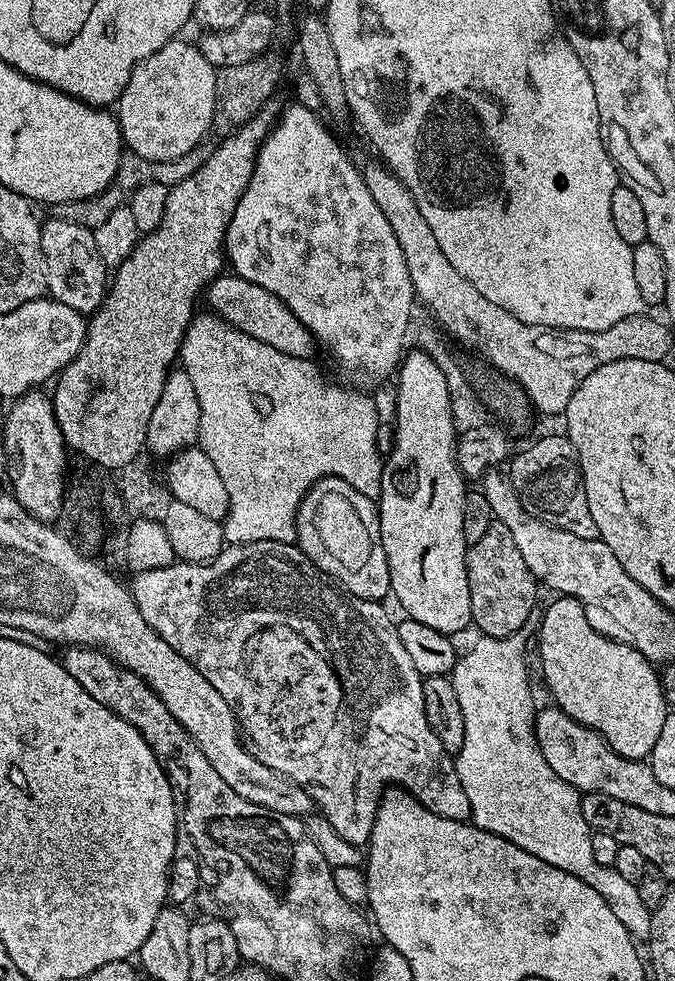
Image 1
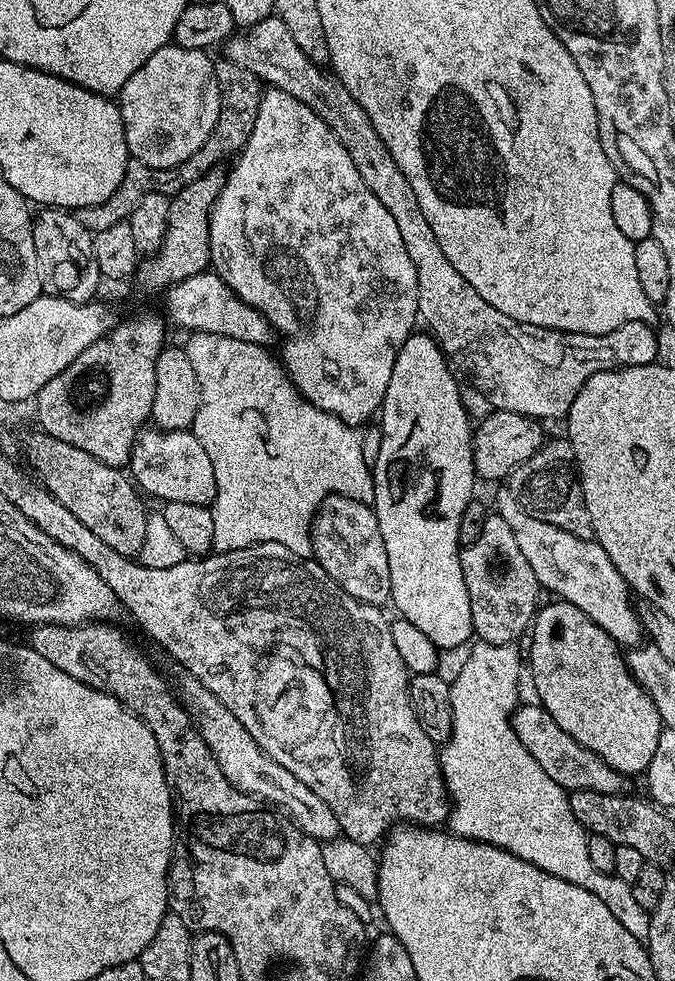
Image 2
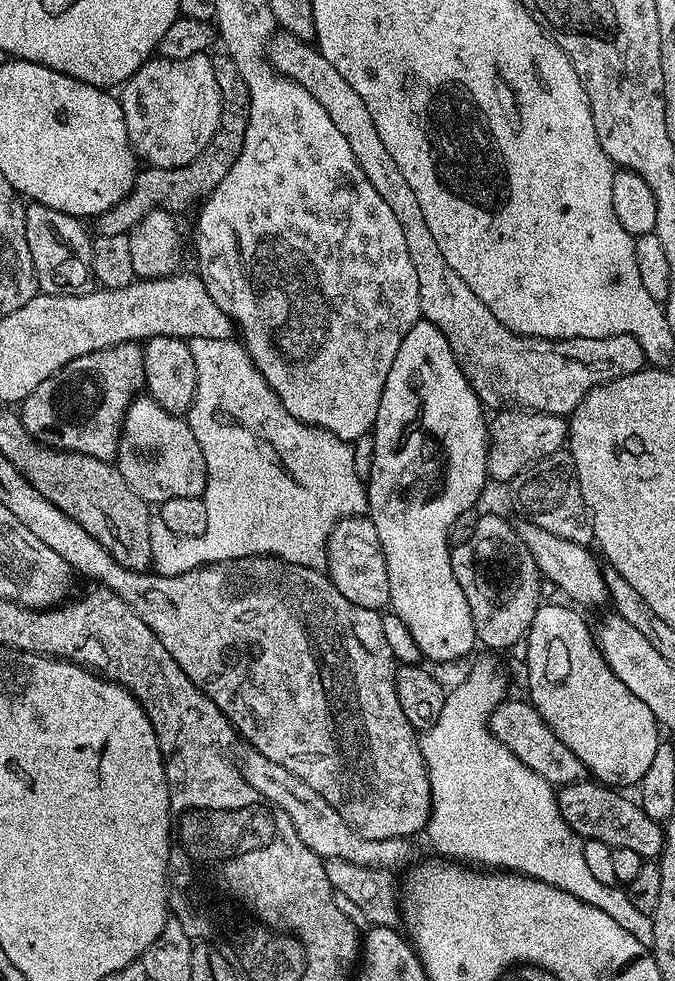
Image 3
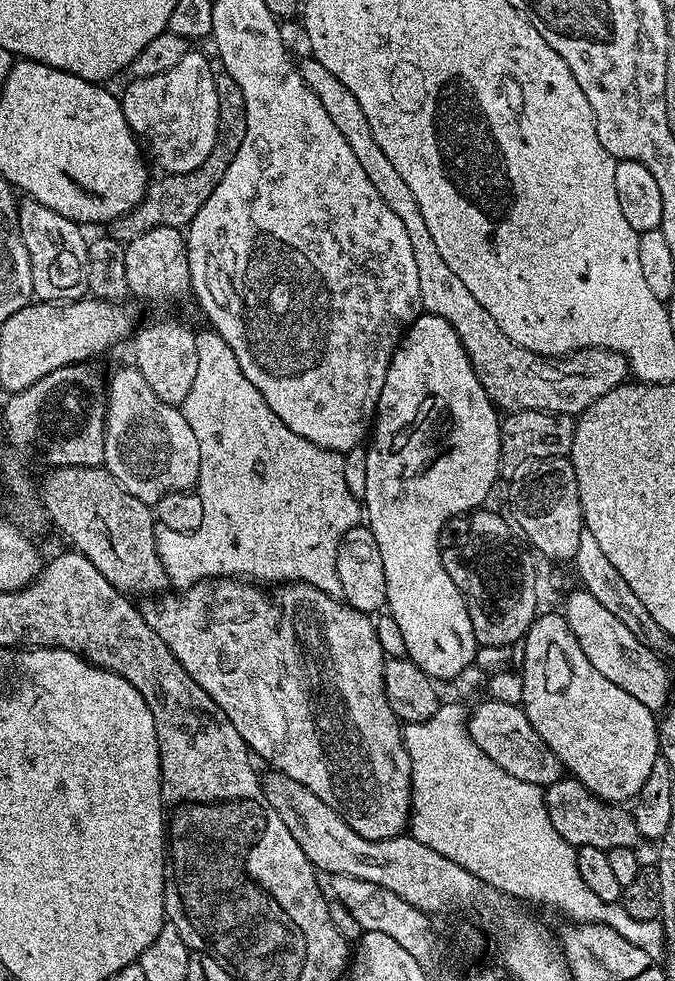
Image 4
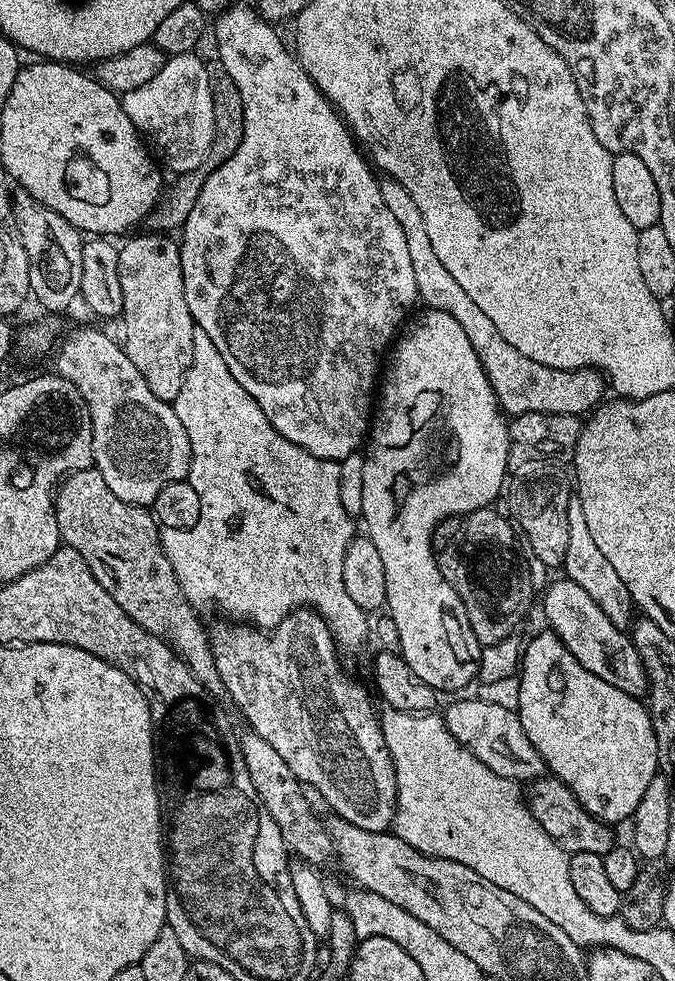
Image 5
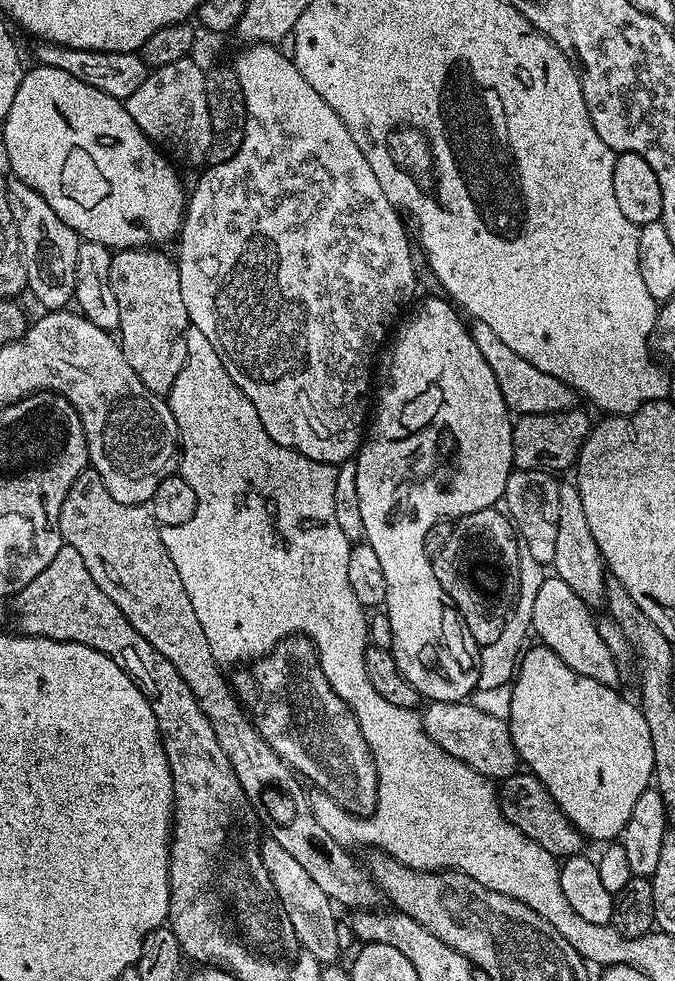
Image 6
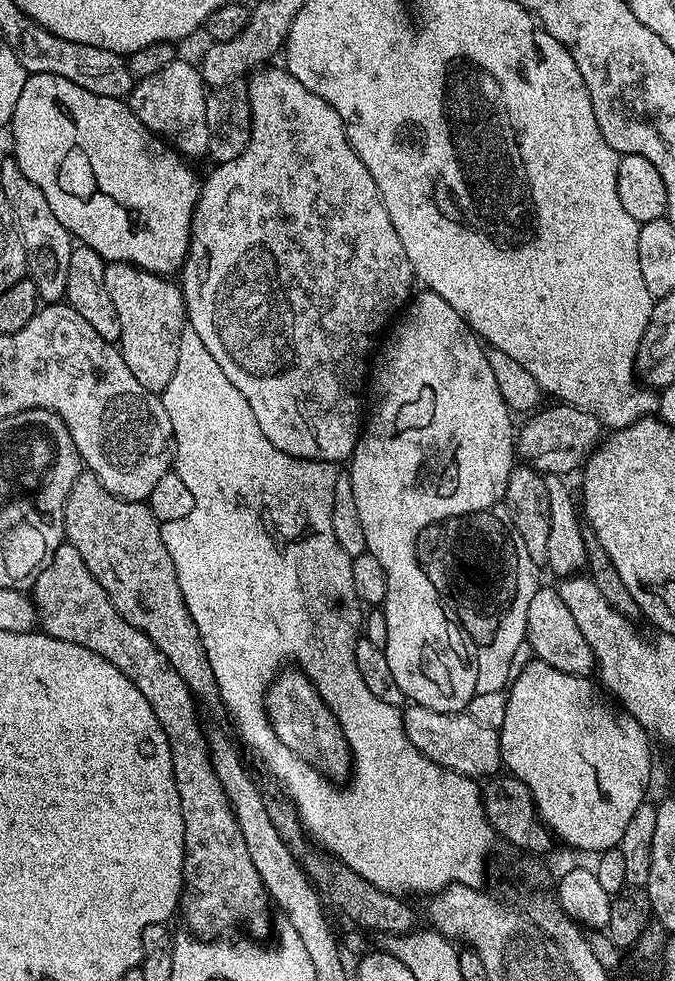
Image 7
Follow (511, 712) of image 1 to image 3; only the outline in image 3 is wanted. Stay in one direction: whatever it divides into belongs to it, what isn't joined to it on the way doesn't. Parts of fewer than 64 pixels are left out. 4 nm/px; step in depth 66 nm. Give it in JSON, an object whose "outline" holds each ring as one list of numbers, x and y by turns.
{"outline":[[484,655,488,656,474,661,468,677,453,692,451,689,445,695,438,722,419,737,420,753,428,771,432,791,432,812,428,815,426,837,441,852,441,857,451,861,463,862,468,866,485,864,484,868,488,870,519,873,546,882,558,890,566,890,574,894,574,898,590,906,598,906,598,910,606,910,606,914,610,914,610,918,614,918,614,922,618,922,622,930,630,930,630,934,634,934,638,942,651,945,654,938,651,915,638,910,623,887,595,880,594,874,586,867,586,858,582,854,584,840,574,830,570,830,562,818,553,785,546,778,534,774,534,770,530,770,501,740,492,735,492,712,509,695,508,680,504,677,503,666,492,657,495,655]]}

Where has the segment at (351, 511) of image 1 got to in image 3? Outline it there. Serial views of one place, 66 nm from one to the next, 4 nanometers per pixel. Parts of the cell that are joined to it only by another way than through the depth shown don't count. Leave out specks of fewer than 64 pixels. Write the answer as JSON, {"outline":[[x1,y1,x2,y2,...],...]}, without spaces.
{"outline":[[367,515,345,516,336,523,328,536,326,575,354,606,377,610,389,607,390,578,386,574,386,558,382,554,382,542,378,542,378,530,374,530,374,522]]}

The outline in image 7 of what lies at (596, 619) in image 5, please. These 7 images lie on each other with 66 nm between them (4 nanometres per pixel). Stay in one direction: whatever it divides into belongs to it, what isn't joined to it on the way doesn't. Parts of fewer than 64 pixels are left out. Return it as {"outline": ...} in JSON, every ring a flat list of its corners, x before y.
{"outline":[[542,586,530,598,530,611,526,613,526,630,528,631,527,647,532,647,531,655,535,659,546,662,566,674,591,677,593,675,596,659,586,642,582,638,582,630,574,622,574,614,562,602,559,591,555,587]]}

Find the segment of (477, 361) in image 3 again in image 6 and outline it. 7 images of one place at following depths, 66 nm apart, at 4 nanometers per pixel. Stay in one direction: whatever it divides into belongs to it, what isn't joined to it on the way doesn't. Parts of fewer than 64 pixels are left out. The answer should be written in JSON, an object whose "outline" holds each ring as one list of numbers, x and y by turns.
{"outline":[[472,320,470,331,474,338,474,346,482,353,482,358,494,370,494,378,498,378,498,390,502,390,502,398,508,403,509,409,516,414,531,414,533,412,570,412,577,407,578,393,566,386,558,378,550,378,550,374,542,374,538,366,530,366,526,358,518,358,486,322]]}

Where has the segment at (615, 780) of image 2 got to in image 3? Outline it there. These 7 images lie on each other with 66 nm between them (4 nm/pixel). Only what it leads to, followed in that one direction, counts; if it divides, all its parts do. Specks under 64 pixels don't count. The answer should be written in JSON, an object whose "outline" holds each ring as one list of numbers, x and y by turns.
{"outline":[[524,698,512,699,505,699,503,704,493,710,490,721,492,735,501,740,530,770,534,770,534,774,546,778,549,784,553,786,575,784,586,772,582,761,556,737,554,730,550,730,550,726,538,714,532,703]]}

